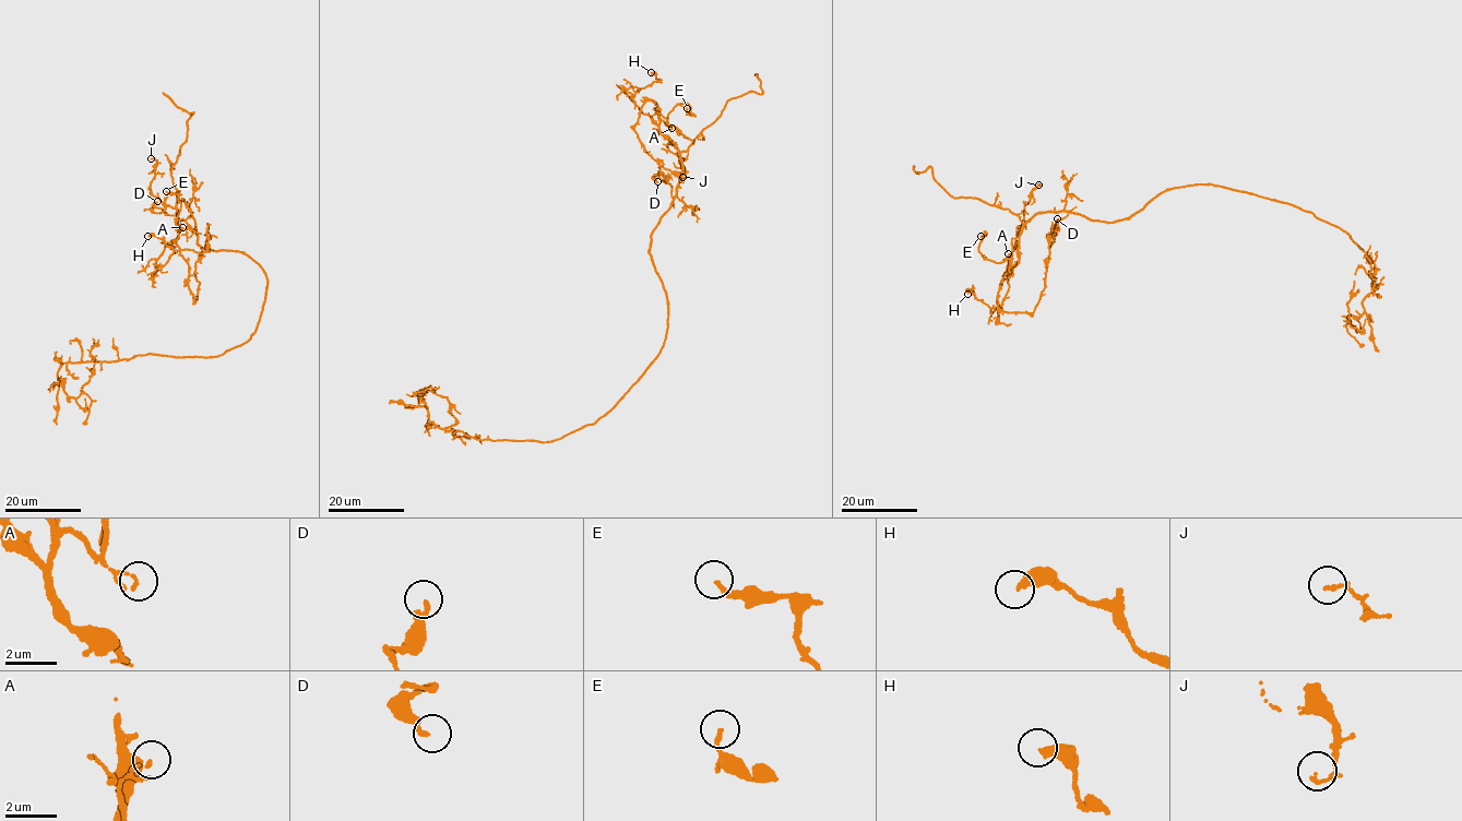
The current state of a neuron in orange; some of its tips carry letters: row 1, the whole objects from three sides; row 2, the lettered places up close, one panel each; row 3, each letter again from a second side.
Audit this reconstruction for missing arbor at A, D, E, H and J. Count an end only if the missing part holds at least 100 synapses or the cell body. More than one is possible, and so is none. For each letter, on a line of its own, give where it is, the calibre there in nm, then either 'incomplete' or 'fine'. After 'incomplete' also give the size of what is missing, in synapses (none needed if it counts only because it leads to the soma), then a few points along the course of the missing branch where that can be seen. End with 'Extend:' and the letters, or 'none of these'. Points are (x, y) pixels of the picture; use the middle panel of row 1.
A: place (672, 128); calibre 120 nm; fine
D: place (657, 181); calibre 160 nm; fine
E: place (687, 108); calibre 160 nm; fine
H: place (651, 72); calibre 380 nm; fine
J: place (682, 177); calibre 120 nm; fine
Extend: none of these

